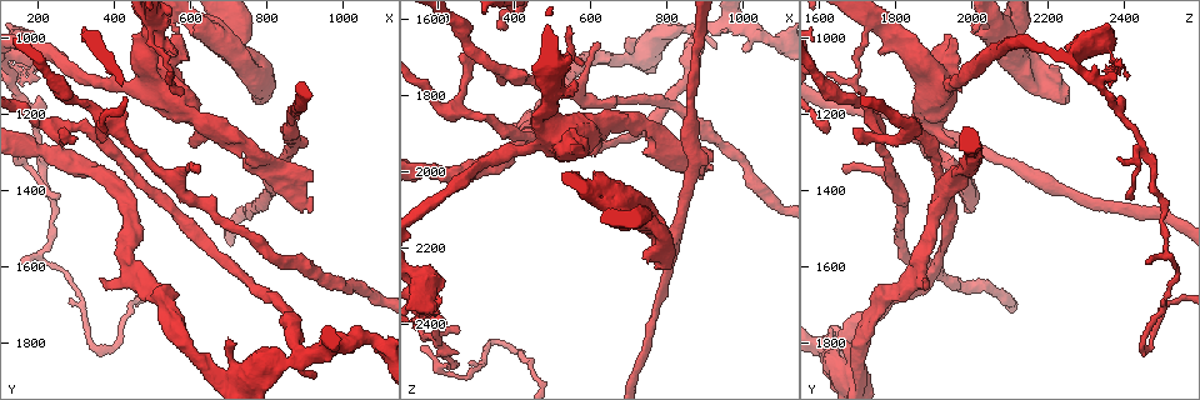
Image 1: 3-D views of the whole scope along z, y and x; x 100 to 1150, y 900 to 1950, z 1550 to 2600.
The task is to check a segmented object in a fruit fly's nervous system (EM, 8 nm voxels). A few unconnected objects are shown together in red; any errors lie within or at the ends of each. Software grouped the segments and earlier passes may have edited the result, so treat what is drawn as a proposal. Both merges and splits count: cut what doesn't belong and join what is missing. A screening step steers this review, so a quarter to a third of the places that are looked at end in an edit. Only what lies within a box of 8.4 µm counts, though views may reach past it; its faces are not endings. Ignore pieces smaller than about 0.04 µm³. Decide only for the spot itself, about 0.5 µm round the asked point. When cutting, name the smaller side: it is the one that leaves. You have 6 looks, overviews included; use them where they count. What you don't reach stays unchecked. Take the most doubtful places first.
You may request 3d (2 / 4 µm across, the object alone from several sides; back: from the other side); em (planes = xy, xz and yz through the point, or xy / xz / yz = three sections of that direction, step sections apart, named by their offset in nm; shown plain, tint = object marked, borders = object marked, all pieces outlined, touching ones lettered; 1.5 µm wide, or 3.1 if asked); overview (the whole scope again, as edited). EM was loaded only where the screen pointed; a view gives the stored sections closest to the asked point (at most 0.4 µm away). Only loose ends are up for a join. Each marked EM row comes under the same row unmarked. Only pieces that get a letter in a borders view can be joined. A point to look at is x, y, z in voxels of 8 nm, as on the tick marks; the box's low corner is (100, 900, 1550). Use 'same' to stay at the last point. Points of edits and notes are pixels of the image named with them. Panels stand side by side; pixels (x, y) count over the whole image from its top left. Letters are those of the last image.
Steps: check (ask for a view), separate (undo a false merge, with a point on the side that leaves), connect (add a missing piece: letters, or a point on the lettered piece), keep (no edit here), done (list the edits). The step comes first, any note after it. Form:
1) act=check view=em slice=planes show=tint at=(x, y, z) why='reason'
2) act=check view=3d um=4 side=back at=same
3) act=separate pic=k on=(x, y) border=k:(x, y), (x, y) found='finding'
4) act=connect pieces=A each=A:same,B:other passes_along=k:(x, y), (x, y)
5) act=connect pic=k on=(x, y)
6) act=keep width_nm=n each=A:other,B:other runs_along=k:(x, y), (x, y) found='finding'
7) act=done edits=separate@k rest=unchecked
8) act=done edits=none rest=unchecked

act=check view=em slice=planes show=borders at=(775, 1145, 2255) why='stops while still wide'

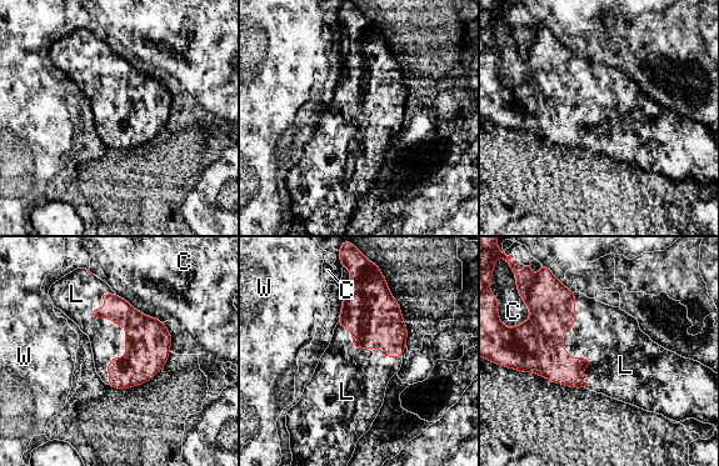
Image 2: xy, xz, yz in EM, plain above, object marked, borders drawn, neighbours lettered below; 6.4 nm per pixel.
act=connect pieces=L longest_contact=L:600nm each=C:other,L:same,W:other passes_along=2:(148, 341), (125, 327), (108, 340) found='the neuron continues'

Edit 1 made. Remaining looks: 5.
act=check view=overview why='see it whole again'

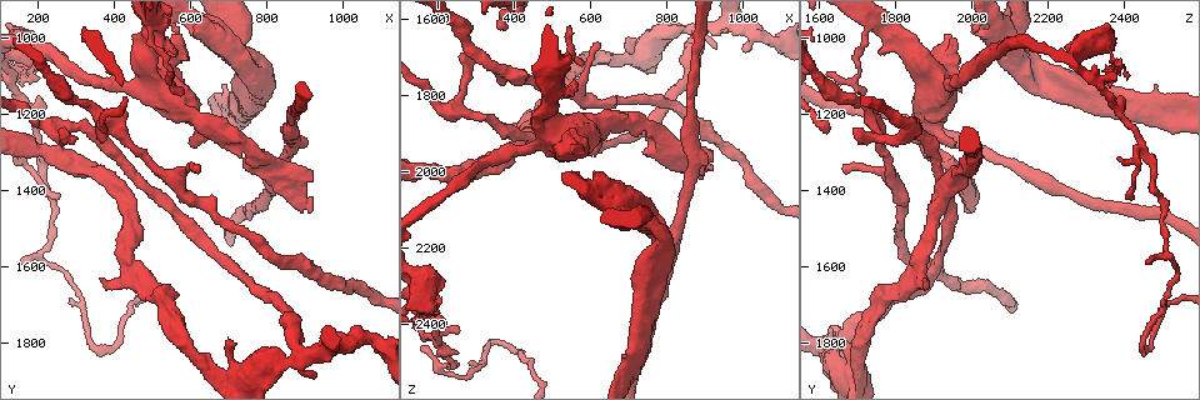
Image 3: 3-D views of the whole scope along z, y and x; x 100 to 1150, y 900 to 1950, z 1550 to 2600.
act=check view=em slice=planes show=tint at=(265, 1240, 1695) why='tapers out'

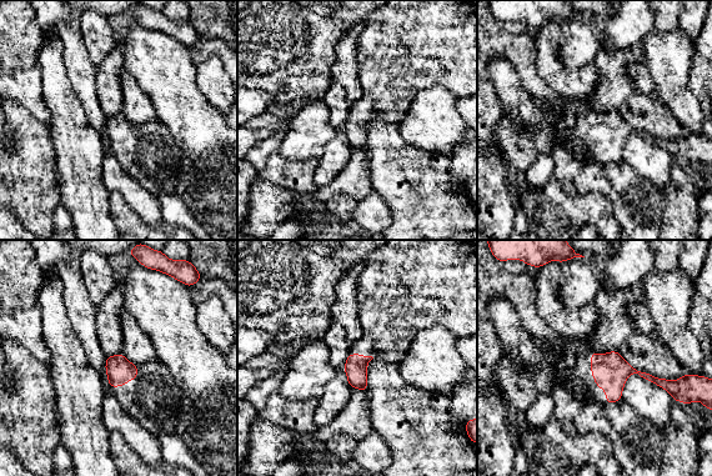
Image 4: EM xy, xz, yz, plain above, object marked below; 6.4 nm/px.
act=check view=em slice=planes show=borders at=same

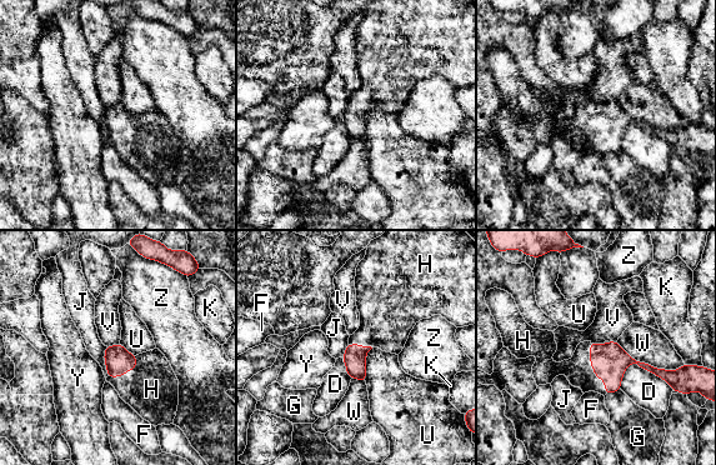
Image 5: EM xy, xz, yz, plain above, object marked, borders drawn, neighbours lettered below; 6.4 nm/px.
act=connect pieces=H each=D:other,F:other,G:other,H:same,J:other,K:other,U:other,V:other,W:other,Y:other,Z:other found='it goes on there'

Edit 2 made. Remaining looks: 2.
act=done edits=connect@2,connect@5 rest=unchecked

